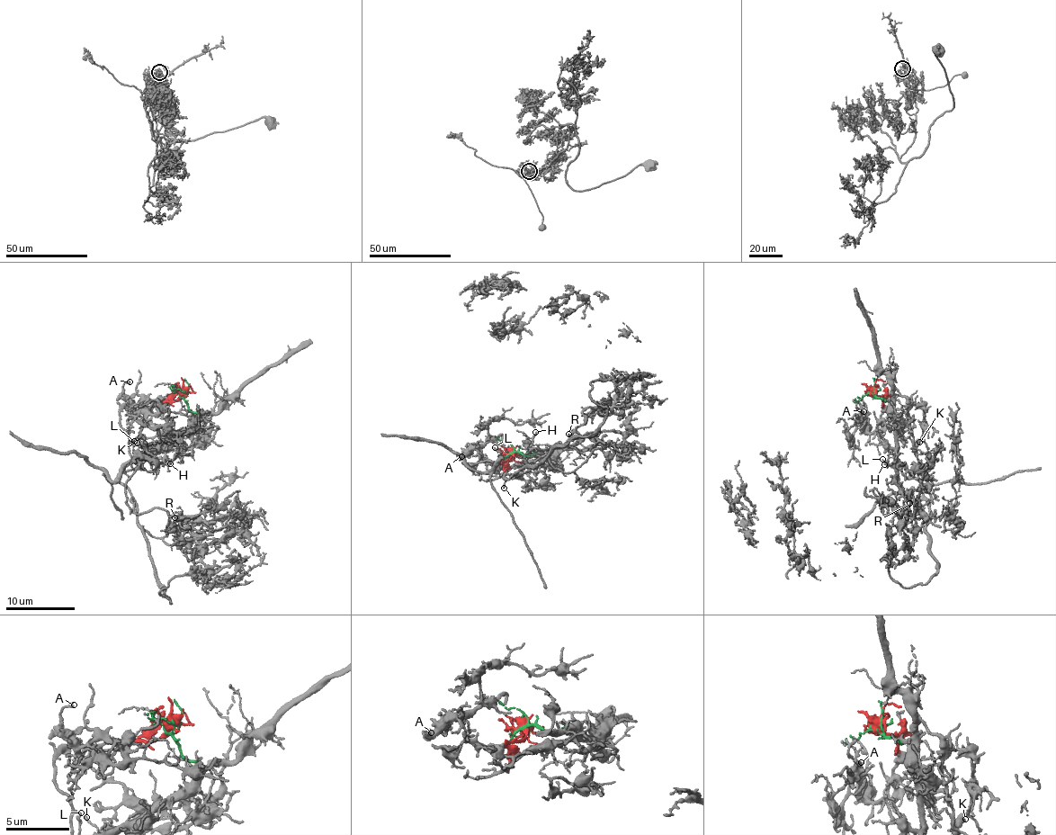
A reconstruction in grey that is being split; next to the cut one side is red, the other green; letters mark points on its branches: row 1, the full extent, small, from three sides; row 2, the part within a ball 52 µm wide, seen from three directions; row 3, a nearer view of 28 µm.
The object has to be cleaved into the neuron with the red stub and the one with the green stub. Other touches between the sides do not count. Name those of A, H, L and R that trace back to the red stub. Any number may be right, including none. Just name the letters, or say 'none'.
A, R

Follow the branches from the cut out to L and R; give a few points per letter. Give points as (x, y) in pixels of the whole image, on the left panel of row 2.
L: (186, 393), (185, 399), (189, 409), (197, 417), (188, 427), (136, 454), (133, 440)
R: (184, 393), (128, 405), (120, 425), (131, 462), (119, 478), (134, 511), (165, 510), (171, 533), (174, 517)

